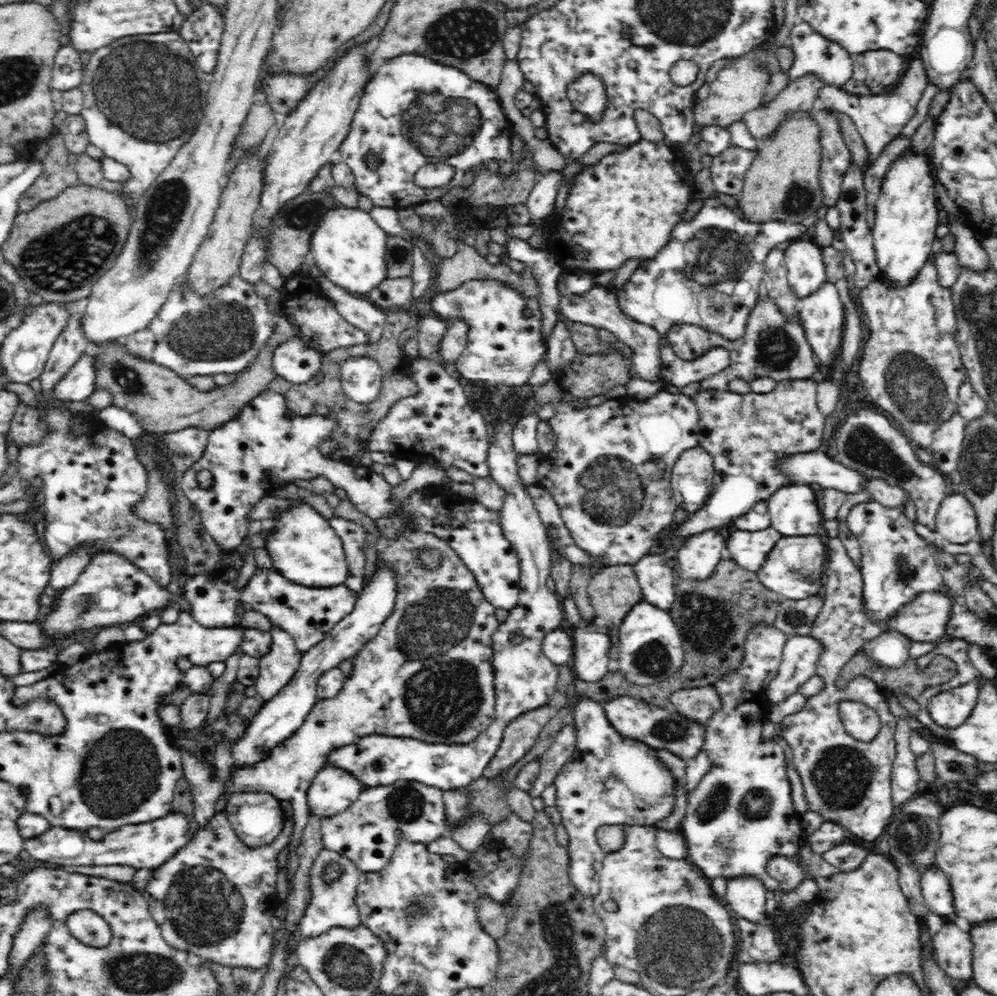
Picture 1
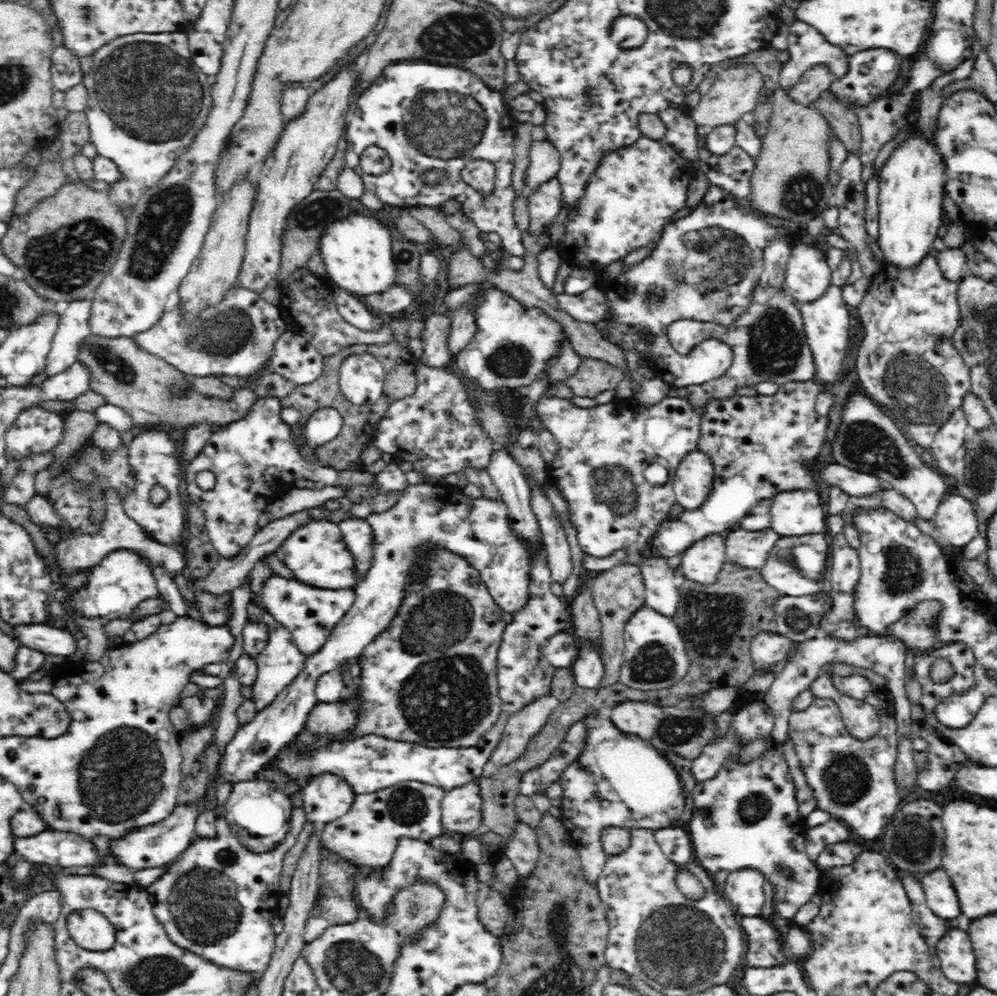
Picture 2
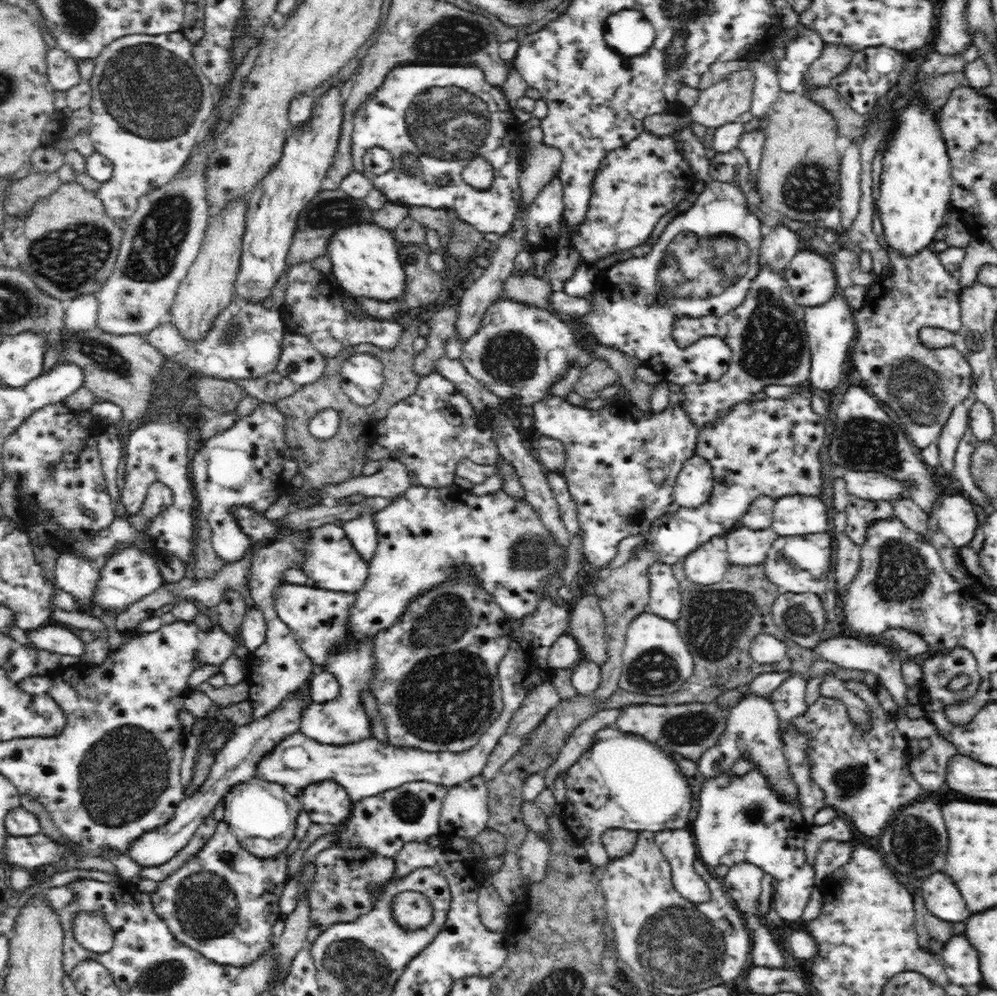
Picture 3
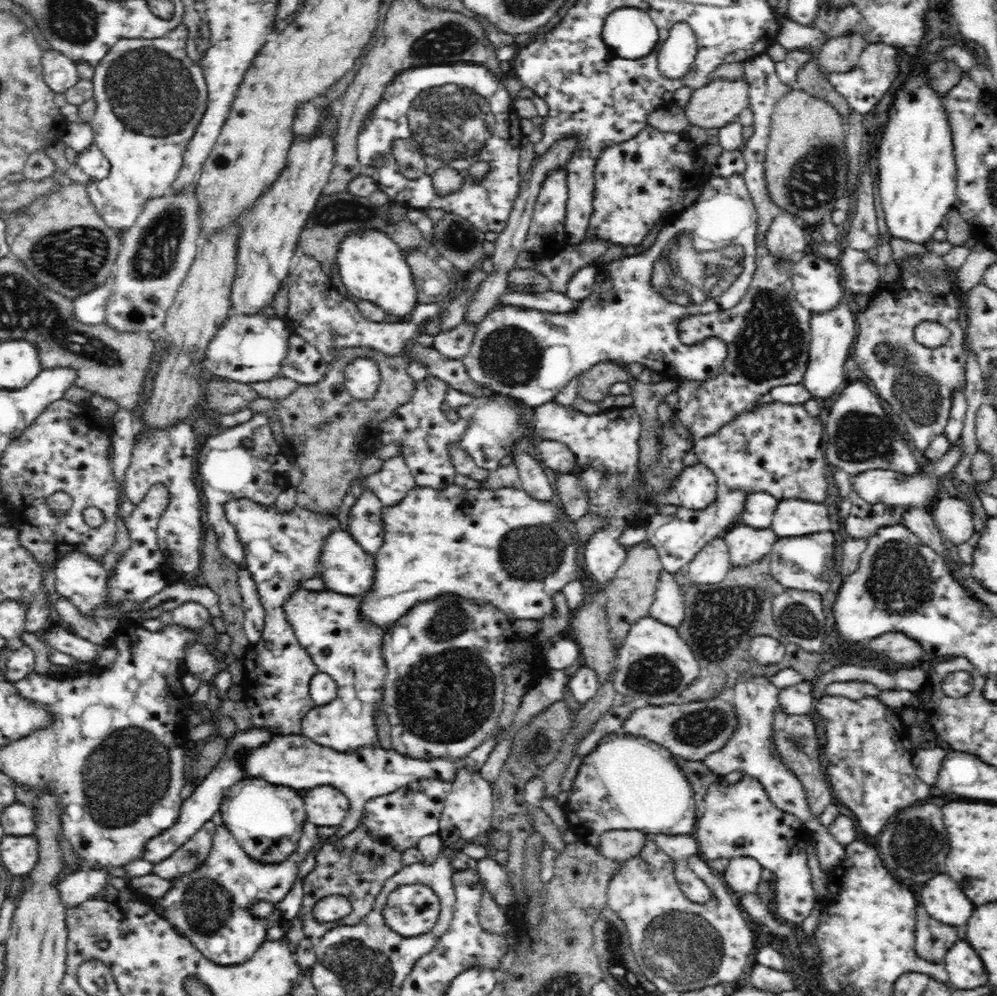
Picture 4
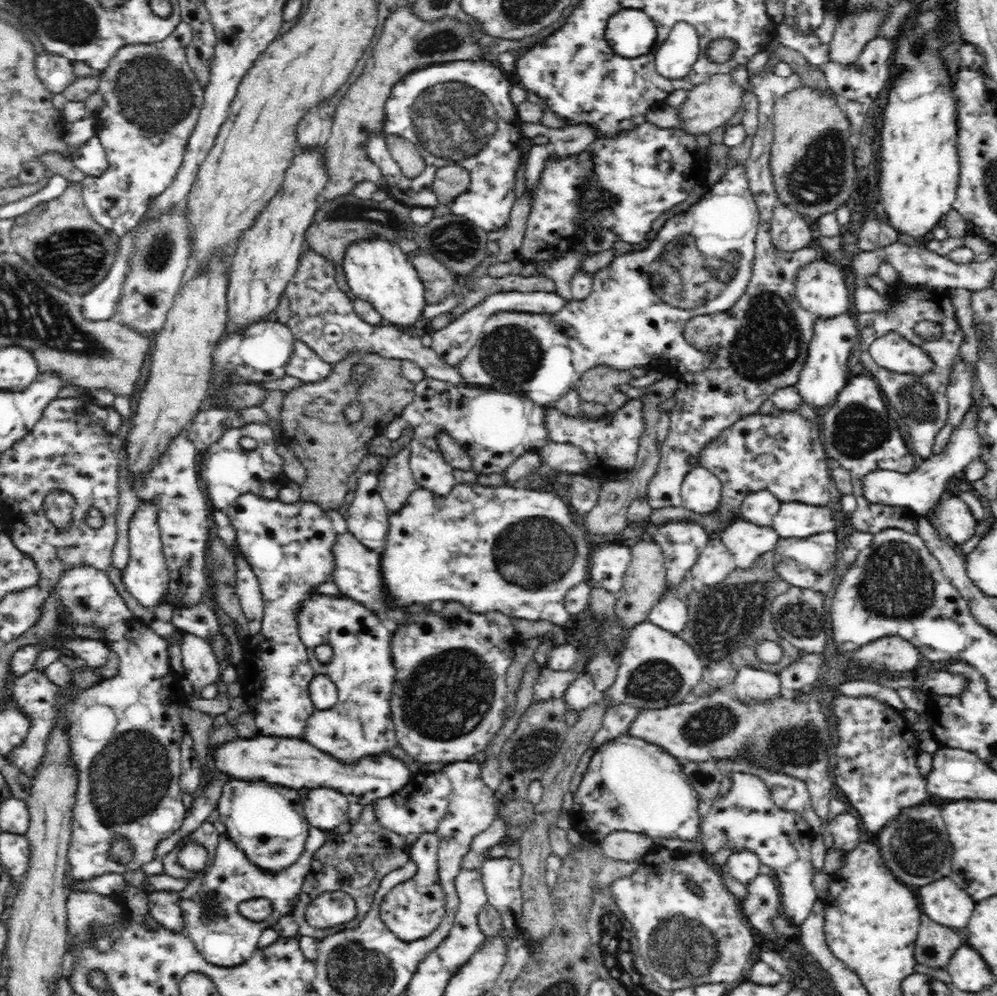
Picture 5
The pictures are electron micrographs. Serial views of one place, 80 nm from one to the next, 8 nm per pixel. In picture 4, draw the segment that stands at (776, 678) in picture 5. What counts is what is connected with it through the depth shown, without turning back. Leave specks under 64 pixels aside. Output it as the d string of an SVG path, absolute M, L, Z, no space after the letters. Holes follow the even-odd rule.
M754 673L740 675L732 687L735 692L734 707L739 712L741 724L737 734L723 750L710 754L709 758L706 758L704 762L707 768L712 769L722 778L732 772L742 772L744 775L756 778L778 810L797 816L803 825L813 832L822 872L830 873L846 858L846 847L838 844L834 835L830 833L828 825L824 825L820 817L812 814L803 782L782 765L780 757L772 747L772 720L779 706L778 696L781 689L772 683L770 676Z

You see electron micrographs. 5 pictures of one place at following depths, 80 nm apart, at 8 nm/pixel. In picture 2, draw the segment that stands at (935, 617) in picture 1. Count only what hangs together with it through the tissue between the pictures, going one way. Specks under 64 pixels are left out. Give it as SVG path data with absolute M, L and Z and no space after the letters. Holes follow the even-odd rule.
M920 602L910 610L905 618L890 625L885 633L897 638L905 648L922 652L926 648L935 648L935 632L931 628L933 618L939 611L937 602Z

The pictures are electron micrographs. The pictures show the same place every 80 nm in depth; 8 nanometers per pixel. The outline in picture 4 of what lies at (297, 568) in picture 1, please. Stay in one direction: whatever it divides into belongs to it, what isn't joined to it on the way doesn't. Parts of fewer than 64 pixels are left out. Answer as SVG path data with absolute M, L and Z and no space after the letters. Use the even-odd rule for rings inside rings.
M336 530L324 544L322 550L322 575L326 588L330 591L354 596L359 600L366 598L367 593L374 586L374 572L376 572L376 555L362 549L362 545L346 530Z

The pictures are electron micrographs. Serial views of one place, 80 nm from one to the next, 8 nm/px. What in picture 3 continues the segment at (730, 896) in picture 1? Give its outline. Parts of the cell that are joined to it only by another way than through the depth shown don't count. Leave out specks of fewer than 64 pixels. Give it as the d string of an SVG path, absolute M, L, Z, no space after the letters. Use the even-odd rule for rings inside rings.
M740 862L728 868L728 873L723 877L724 886L730 896L737 902L742 912L750 912L760 896L760 881L763 870L752 862Z

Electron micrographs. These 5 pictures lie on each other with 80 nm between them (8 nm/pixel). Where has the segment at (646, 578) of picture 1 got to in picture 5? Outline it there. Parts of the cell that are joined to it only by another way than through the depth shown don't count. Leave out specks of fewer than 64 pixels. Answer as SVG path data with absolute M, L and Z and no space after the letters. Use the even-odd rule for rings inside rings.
M669 588L650 610L648 618L652 624L670 634L680 634L688 624L688 606L682 602L679 591Z

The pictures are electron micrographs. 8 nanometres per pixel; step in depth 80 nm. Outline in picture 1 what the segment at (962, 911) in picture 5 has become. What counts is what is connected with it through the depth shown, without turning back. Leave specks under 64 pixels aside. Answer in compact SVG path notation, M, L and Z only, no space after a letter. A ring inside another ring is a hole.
M928 870L920 878L922 892L926 898L926 906L938 916L952 916L955 913L954 894L950 888L950 880L942 870Z

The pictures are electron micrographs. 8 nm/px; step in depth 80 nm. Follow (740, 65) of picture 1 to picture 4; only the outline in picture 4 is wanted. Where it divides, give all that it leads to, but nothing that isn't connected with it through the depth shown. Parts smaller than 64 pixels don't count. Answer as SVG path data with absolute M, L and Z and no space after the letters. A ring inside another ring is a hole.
M721 77L693 89L690 100L683 106L683 113L690 127L722 129L735 125L737 116L748 104L744 77L734 81Z

